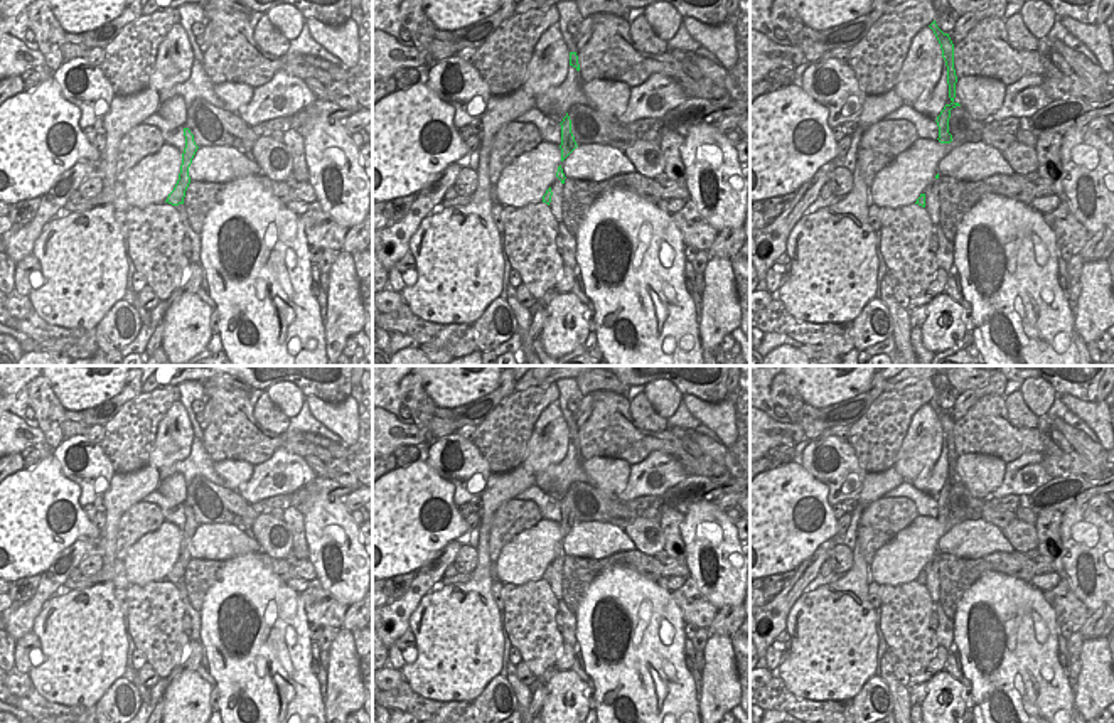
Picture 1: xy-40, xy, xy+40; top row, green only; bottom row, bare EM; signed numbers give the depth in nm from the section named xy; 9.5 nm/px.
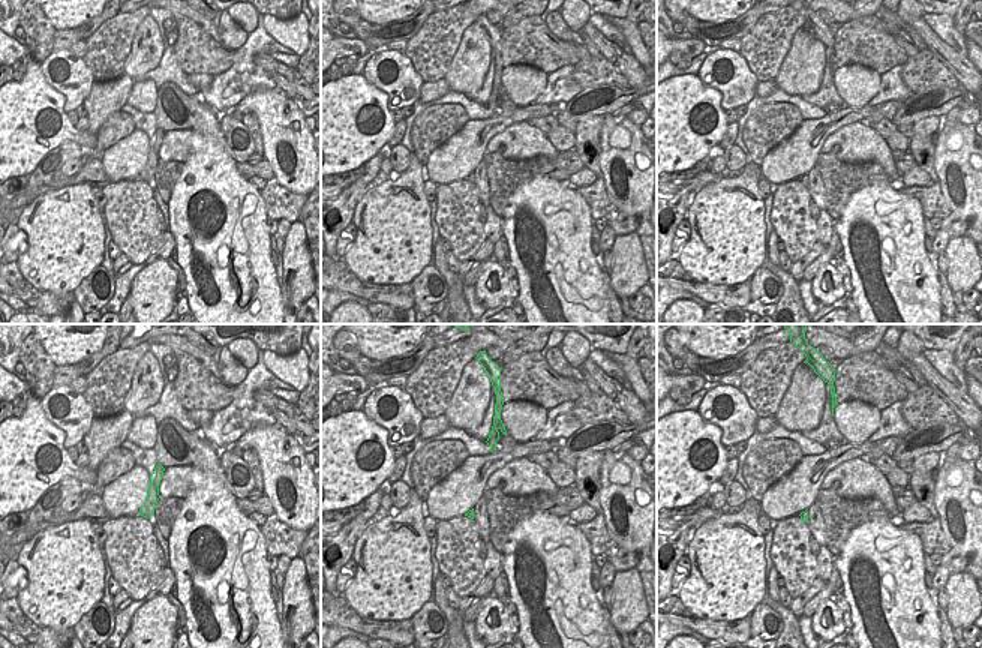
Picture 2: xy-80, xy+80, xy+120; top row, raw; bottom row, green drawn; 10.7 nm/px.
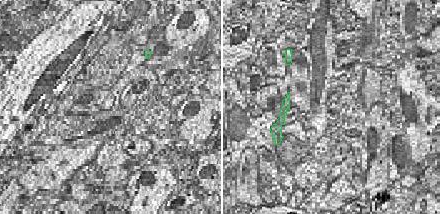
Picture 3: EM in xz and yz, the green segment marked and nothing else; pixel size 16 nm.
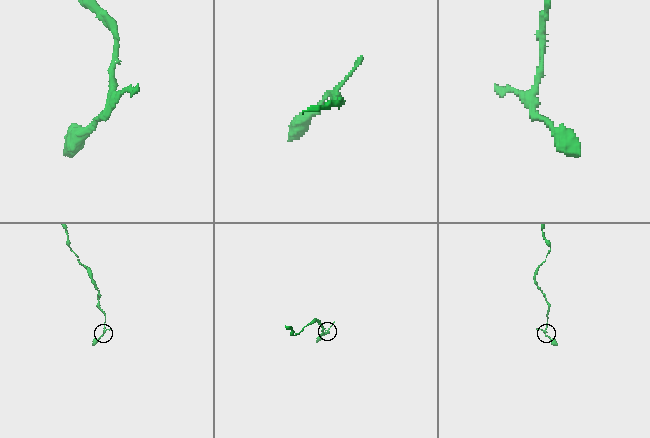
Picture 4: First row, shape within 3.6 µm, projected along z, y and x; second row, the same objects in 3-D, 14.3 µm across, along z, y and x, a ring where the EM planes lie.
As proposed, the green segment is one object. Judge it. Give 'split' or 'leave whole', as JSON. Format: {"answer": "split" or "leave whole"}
{"answer": "split"}

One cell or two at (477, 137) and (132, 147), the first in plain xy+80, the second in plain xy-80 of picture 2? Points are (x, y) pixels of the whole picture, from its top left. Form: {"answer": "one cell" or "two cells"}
{"answer": "one cell"}

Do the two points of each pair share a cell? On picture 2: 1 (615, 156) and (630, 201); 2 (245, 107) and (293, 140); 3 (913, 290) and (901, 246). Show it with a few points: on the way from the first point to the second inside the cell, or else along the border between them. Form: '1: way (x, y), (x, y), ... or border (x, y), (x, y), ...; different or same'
1: way (625, 164), (633, 171), (630, 189); same
2: way (257, 107), (281, 128); same
3: way (903, 279), (901, 257); same

